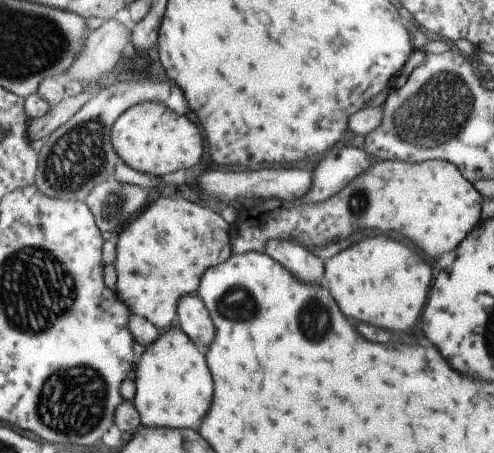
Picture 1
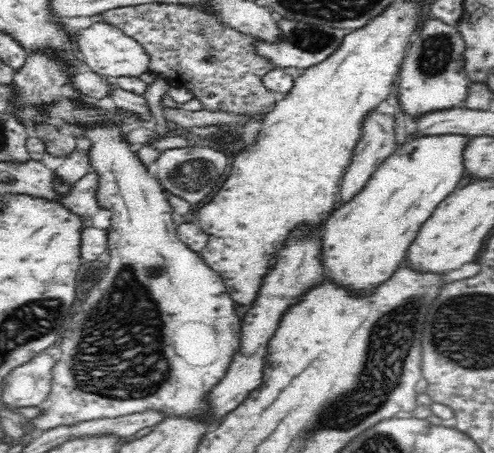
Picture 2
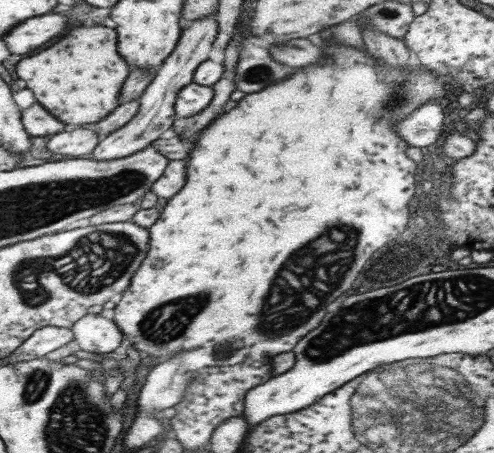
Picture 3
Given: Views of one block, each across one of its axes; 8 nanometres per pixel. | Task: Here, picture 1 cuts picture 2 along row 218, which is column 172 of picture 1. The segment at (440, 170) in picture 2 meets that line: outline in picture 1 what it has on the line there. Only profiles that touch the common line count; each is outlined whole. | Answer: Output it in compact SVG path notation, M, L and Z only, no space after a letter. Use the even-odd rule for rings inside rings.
M175 324L169 330L159 332L159 340L143 350L135 366L135 398L131 402L139 414L141 426L197 430L211 402L211 376L201 352L193 346L193 340Z

